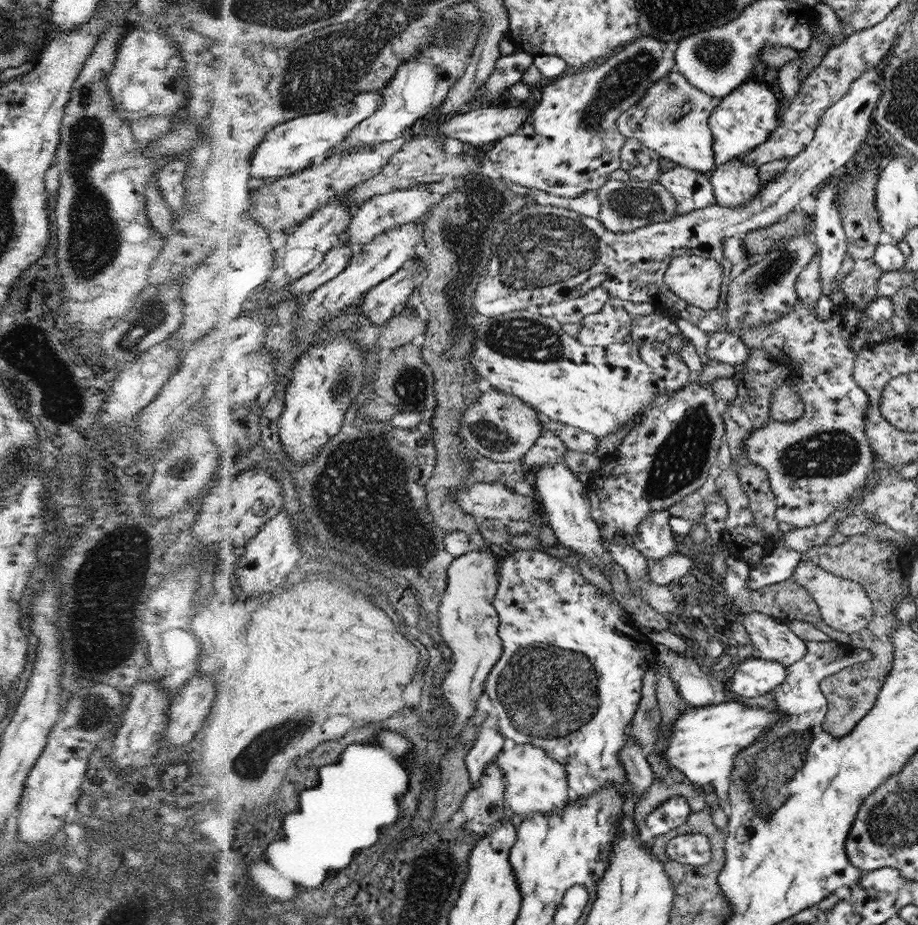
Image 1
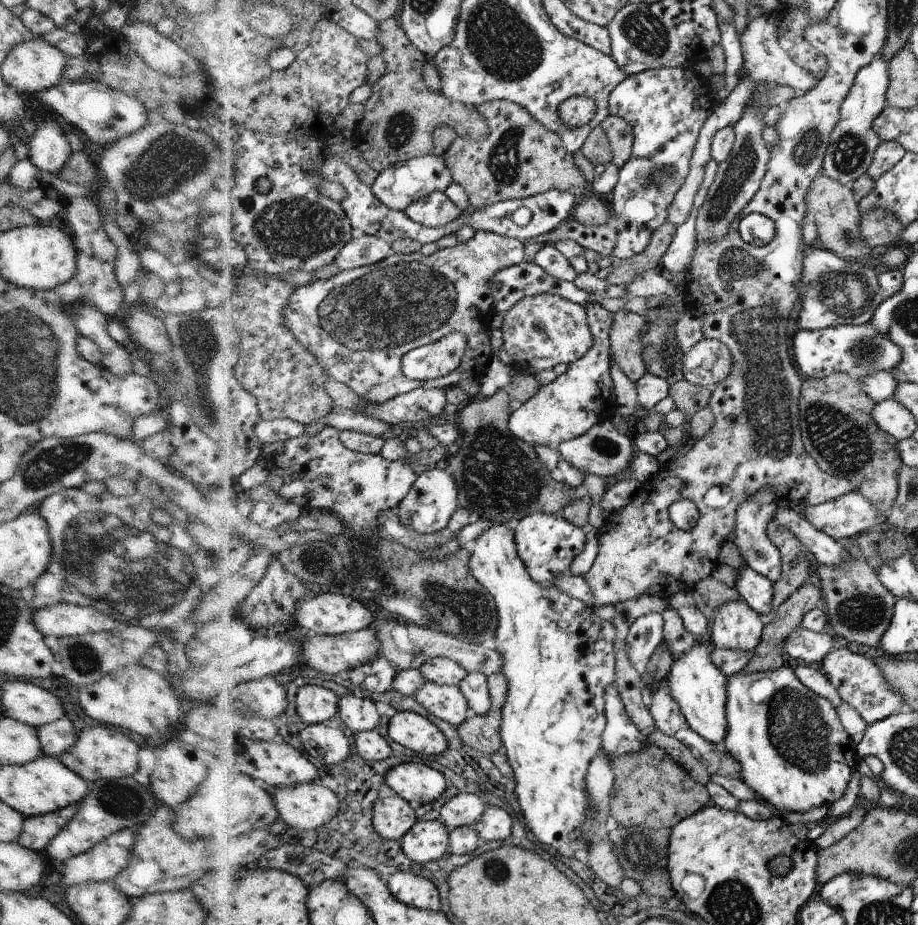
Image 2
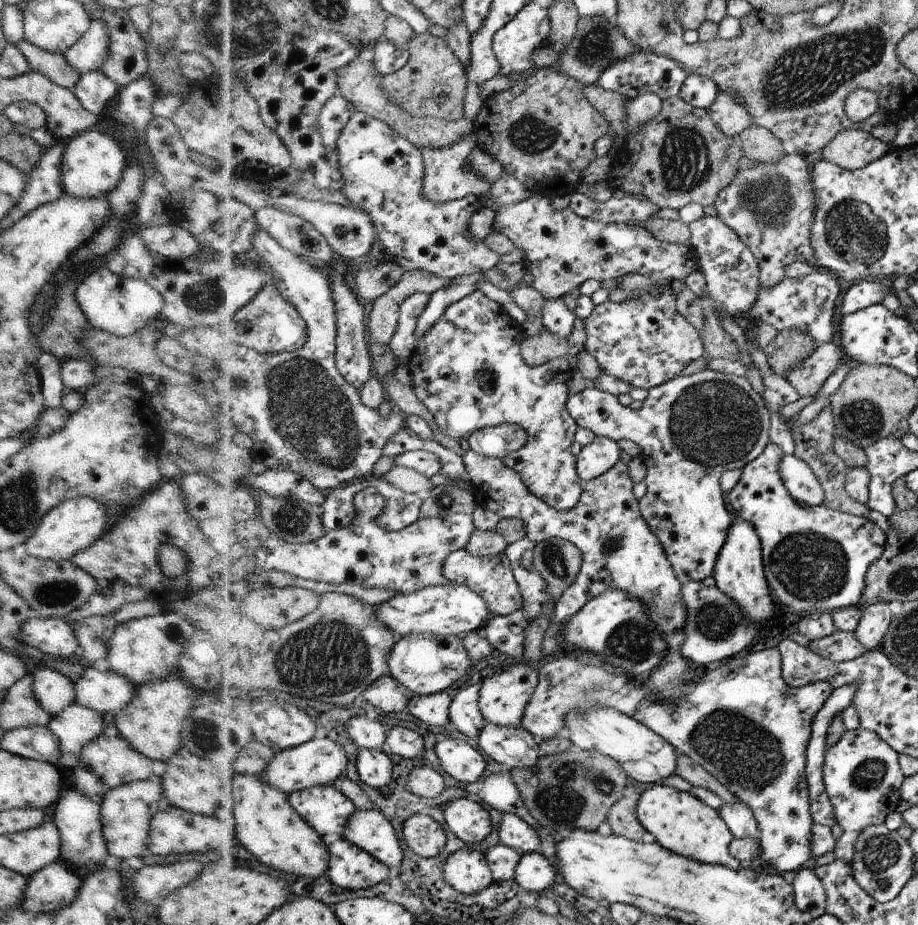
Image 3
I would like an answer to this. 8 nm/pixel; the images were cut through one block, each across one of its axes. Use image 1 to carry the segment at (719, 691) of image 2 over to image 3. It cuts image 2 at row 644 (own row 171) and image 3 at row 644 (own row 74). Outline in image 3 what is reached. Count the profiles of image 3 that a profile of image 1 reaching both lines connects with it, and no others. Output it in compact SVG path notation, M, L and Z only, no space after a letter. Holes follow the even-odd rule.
M470 449L465 456L465 461L470 471L470 489L473 492L476 504L486 510L495 512L500 519L518 519L525 524L527 537L535 543L543 540L558 537L572 542L580 551L582 562L574 579L574 582L564 590L563 595L557 600L551 625L545 634L543 640L543 654L550 656L559 649L558 635L570 618L573 618L577 612L588 602L592 601L599 594L606 591L617 590L625 591L634 598L642 600L645 604L645 613L651 618L661 631L662 635L668 638L668 653L665 654L664 660L657 666L647 680L642 681L646 691L650 695L660 695L662 699L679 699L687 695L695 686L694 676L696 670L690 666L689 659L681 653L681 646L685 642L685 624L688 610L685 605L685 599L681 593L681 581L677 578L673 565L666 556L658 537L650 530L644 520L640 509L640 501L636 500L632 487L633 479L629 475L629 467L622 461L618 461L608 472L601 474L600 477L584 484L584 492L578 504L573 509L559 511L546 504L538 496L532 494L529 488L524 484L521 475L515 470L507 467L504 460L494 457L487 457Z

